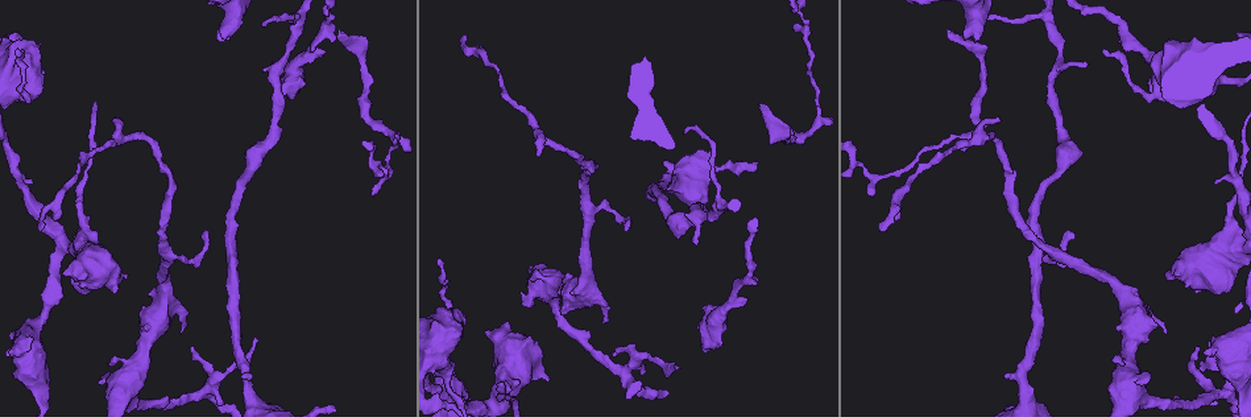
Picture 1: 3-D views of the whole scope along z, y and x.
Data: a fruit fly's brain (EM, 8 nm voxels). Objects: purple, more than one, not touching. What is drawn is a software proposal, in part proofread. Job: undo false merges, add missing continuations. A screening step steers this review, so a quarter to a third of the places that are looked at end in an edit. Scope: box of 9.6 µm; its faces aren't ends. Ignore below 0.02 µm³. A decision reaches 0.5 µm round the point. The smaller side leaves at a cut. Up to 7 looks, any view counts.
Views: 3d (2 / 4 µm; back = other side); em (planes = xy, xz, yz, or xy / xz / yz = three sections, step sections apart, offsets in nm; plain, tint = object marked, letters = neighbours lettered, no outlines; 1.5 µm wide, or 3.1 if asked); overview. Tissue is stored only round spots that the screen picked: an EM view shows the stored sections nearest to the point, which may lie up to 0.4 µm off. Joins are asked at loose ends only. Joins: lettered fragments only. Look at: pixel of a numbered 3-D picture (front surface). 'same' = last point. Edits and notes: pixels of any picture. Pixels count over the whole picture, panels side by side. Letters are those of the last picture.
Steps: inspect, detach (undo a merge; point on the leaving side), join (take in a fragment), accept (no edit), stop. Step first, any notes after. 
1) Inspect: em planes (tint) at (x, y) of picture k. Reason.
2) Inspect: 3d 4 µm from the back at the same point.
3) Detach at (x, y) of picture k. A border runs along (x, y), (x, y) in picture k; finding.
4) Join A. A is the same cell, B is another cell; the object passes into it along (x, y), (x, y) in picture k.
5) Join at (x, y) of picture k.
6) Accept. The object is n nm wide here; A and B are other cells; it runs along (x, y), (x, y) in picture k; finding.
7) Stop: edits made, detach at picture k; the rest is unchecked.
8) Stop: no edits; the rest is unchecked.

Inspect: em planes (letters) at (727, 304) of picture 1. Sudden change in width.

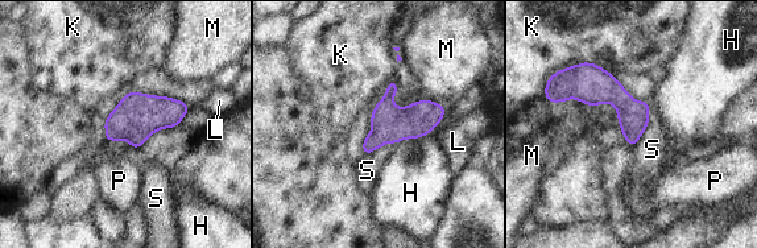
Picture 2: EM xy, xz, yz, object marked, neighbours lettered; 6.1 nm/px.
Accept. The object is 120 nm wide here; the longest contact is with S, 260 nm; H, K, L, M, P and S are other cells; one neuron here.

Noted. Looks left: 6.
Inspect: 3d 4 µm at (760, 107) of picture 1. An open end.

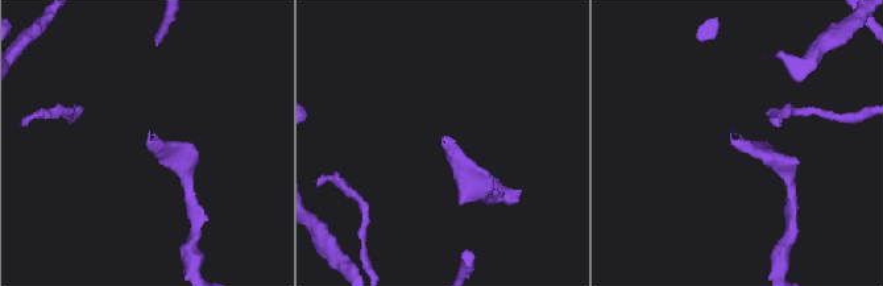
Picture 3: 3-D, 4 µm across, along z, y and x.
Inspect: em yz step 8 (letters) at (441, 137) of picture 3. Need the tissue.

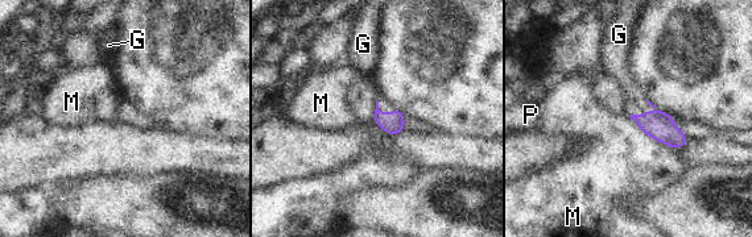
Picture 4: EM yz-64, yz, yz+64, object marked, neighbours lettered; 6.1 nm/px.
Join G. G is the same cell, M and P are other cells; the object passes into it along (660, 127), (641, 115), (636, 103) in picture 4; the neuron continues.

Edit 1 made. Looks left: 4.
Inspect: em planes (letters) at (218, 39) of picture 1. Stops while still wide.

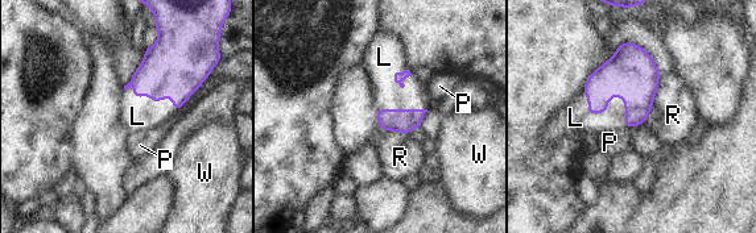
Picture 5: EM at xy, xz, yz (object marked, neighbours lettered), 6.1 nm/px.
Join L. L is the same cell, P, R and W are other cells; the object passes into it along (172, 66), (155, 103), (137, 116) in picture 5; it goes on there.

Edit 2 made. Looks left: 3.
Stop: edits made, join at picture 4, join at picture 5; the rest is unchecked.

